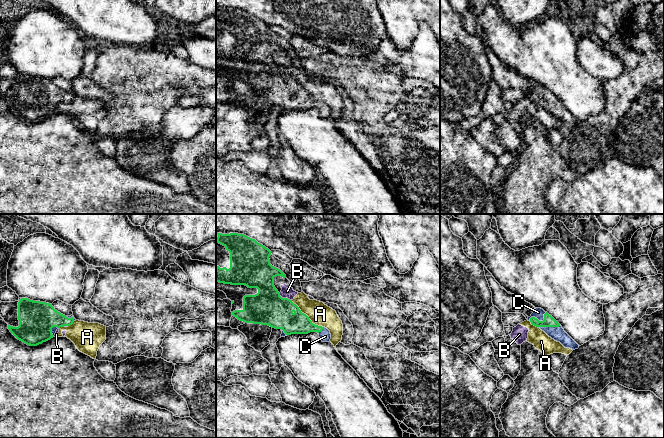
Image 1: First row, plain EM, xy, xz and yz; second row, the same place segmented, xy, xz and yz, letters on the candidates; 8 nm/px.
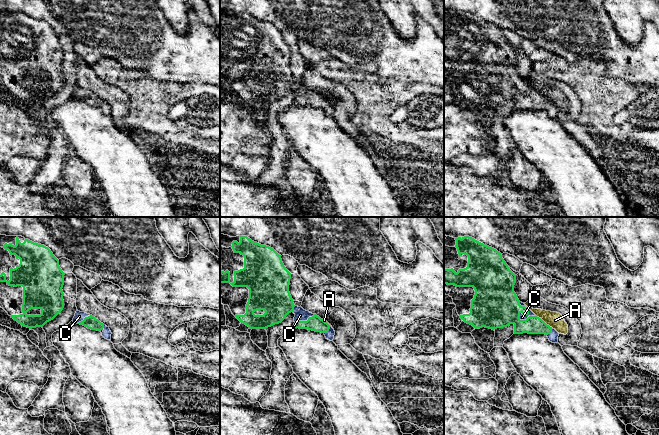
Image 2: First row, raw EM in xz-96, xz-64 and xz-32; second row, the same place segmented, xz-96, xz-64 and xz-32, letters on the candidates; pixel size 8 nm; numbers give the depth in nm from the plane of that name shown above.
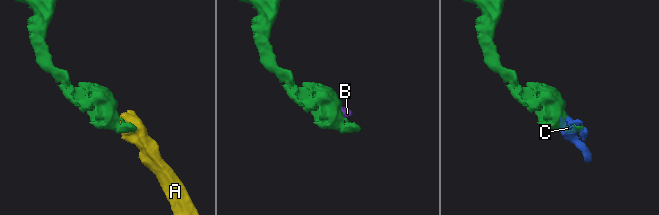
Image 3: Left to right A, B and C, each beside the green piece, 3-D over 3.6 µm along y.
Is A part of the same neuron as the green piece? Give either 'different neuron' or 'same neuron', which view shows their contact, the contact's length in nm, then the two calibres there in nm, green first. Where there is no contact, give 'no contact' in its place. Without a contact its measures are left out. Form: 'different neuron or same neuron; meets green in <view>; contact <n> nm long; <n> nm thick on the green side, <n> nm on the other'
different neuron; meets green in xz; contact 340 nm long; 260 nm thick on the green side, 180 nm on the other

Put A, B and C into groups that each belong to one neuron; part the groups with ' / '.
A B / C

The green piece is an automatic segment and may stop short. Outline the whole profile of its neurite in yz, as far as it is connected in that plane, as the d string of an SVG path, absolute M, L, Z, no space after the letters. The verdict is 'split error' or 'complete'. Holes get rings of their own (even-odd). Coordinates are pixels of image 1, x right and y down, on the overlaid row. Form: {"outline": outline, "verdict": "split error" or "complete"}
{"outline": "M536 308L527 320L544 331L549 337L560 342L565 348L572 350L579 348L579 345L564 331L558 321L543 309Z", "verdict": "split error"}

